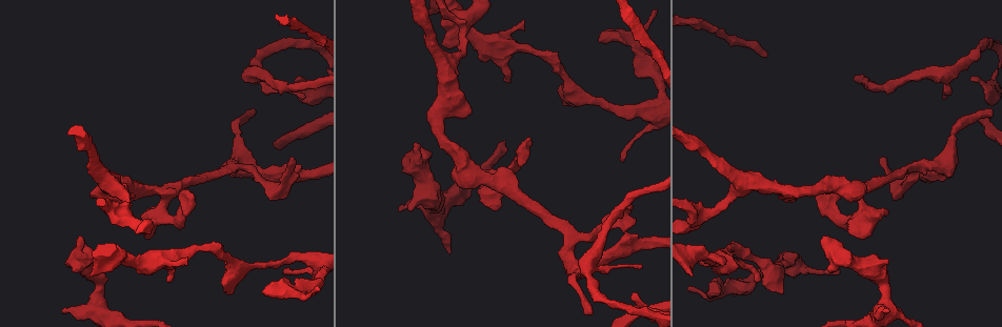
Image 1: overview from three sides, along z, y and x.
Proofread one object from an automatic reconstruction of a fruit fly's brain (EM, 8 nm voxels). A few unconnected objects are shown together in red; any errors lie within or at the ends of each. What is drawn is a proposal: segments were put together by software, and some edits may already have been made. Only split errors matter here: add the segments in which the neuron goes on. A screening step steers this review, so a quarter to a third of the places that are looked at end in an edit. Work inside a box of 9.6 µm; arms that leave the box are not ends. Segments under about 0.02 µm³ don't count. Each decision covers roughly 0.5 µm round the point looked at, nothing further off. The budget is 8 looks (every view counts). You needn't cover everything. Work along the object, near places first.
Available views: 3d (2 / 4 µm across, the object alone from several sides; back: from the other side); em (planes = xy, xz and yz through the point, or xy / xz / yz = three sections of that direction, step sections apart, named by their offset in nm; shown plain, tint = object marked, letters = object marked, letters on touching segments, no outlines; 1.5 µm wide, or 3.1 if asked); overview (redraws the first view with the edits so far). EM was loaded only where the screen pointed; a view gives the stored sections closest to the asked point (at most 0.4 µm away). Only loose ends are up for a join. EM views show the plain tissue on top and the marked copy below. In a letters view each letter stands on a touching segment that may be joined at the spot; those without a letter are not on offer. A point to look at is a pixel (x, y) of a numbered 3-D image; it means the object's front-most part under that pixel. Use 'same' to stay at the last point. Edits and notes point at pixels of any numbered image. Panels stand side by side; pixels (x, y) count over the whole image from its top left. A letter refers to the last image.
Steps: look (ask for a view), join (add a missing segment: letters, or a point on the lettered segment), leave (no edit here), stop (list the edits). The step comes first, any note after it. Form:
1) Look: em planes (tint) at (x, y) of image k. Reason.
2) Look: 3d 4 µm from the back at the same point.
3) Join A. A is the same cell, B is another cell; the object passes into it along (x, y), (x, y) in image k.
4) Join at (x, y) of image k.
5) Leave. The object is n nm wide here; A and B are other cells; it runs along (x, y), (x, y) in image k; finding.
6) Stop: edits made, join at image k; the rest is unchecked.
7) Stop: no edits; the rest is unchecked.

Look: em planes (letters) at (225, 292) of image 1. Free end.

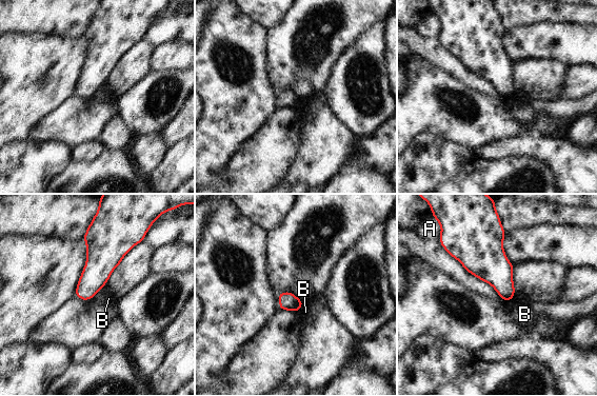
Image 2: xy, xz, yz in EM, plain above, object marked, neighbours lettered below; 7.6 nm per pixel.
Leave. A and B are other cells; a border runs along (304, 301), (298, 311) in image 2; none of them fits.

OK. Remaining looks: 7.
Look: 3d 4 µm from the back at (882, 158) of image 1. Long arm stops here.

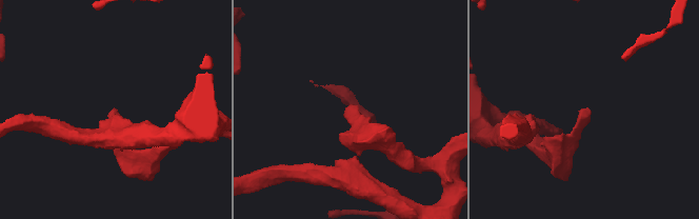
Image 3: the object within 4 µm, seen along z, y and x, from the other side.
Look: em yz step 4 (tint) at (346, 108) of image 3.

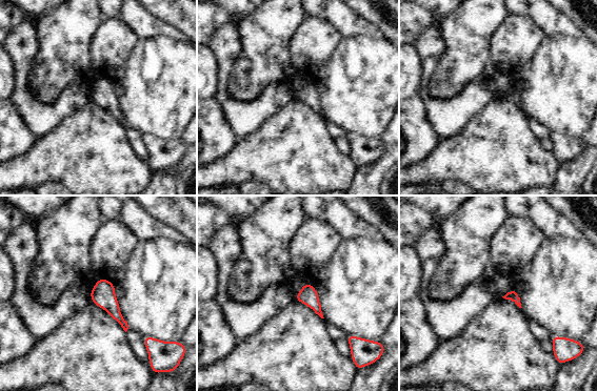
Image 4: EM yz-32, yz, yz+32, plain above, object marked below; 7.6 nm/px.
Look: em planes (letters) at the same point.

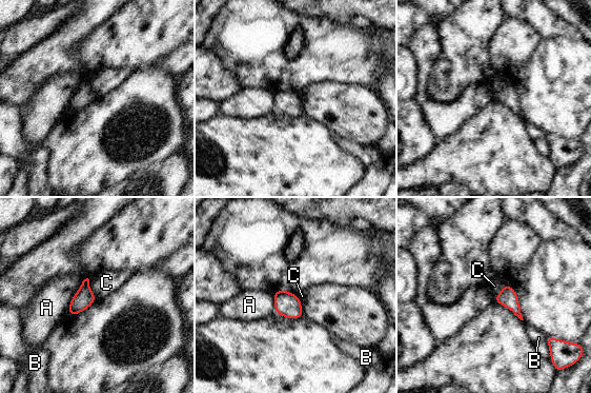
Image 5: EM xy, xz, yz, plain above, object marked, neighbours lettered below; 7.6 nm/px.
Leave. A, B and C are other cells; a border runs along (88, 279), (90, 291), (98, 298) in image 5; no lettered segment goes on from it.

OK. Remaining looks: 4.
Look: 3d 2 µm at (303, 97) of image 1. Tapers out.

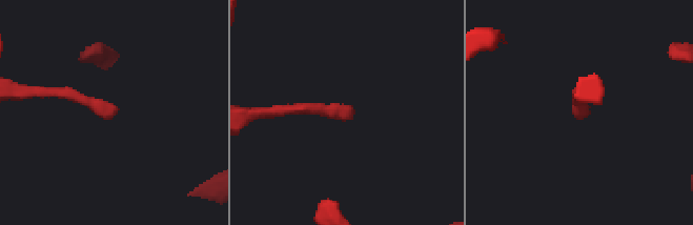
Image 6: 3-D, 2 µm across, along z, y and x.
Look: em planes (letters) at (586, 114) of image 6. Shape alone is not enough.

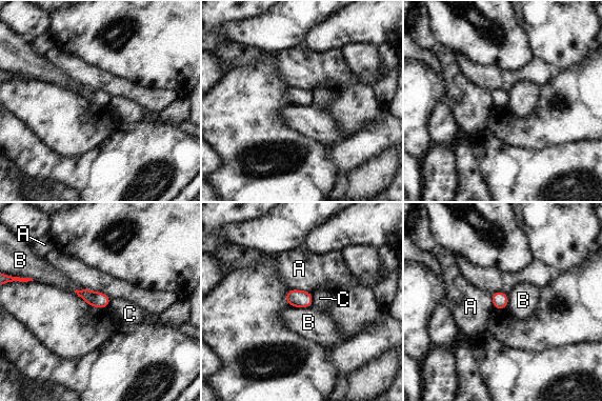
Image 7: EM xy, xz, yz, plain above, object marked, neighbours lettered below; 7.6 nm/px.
Leave. A, B and C are other cells; a border runs along (291, 305), (312, 307) in image 7; none of them fits.

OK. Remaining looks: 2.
Stop: no edits; the rest is unchecked.

